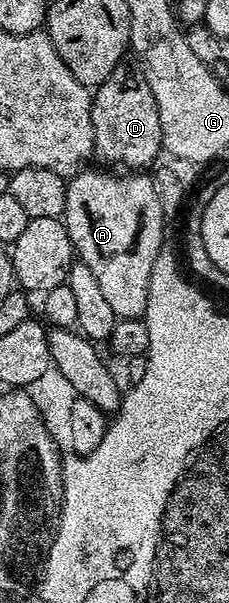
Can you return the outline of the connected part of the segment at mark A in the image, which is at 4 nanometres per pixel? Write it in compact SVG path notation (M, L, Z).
M82 170L68 181L67 206L63 217L65 228L69 231L80 263L85 264L91 274L95 274L95 282L99 282L113 313L122 321L136 320L144 317L147 310L151 270L155 266L161 245L167 240L165 215L157 197L155 180L149 174L112 176L109 172L89 171Z

